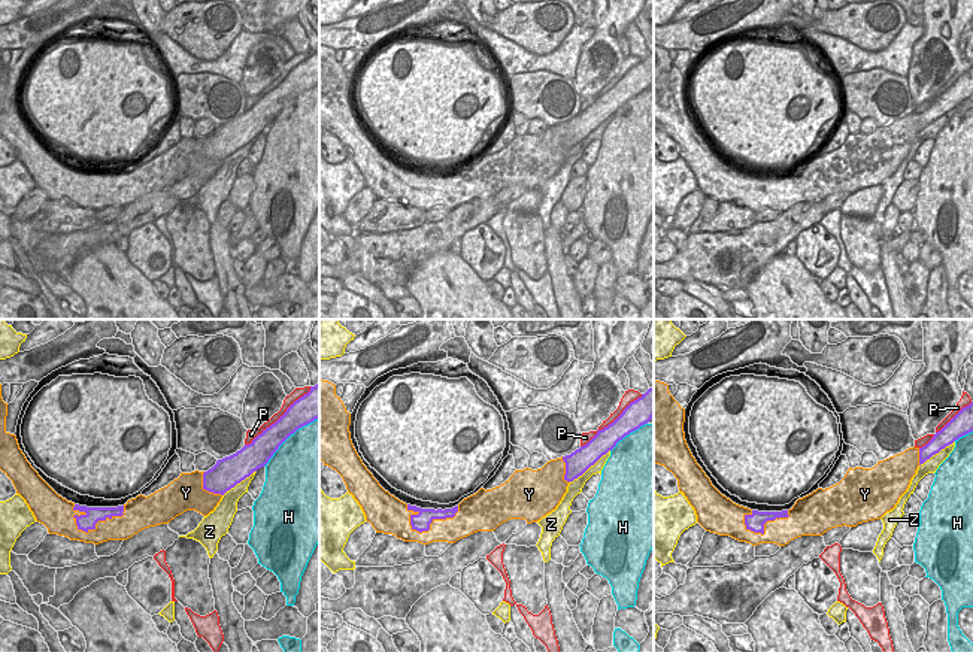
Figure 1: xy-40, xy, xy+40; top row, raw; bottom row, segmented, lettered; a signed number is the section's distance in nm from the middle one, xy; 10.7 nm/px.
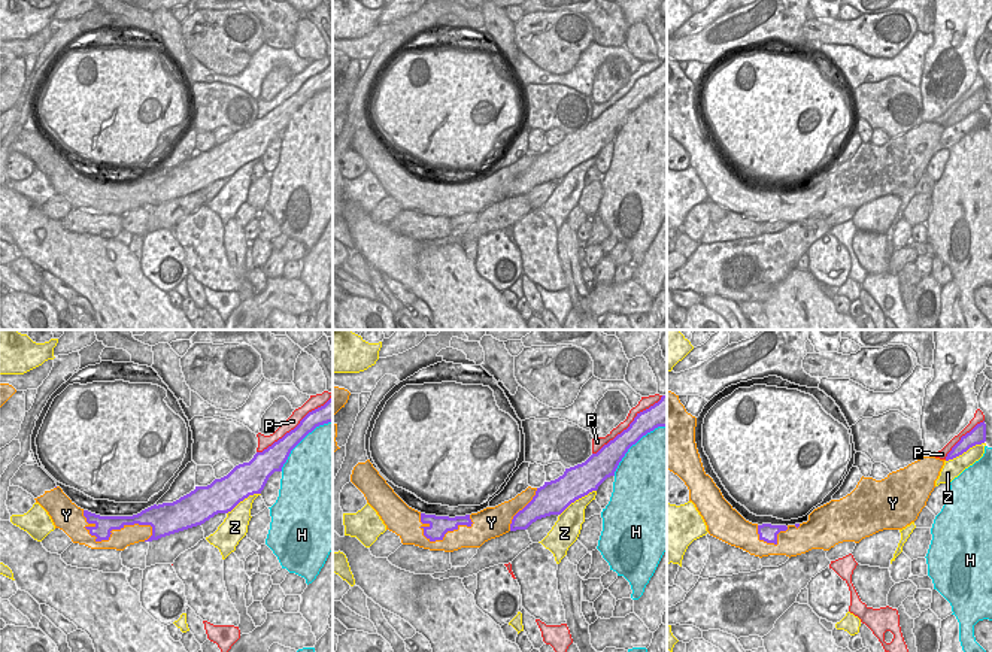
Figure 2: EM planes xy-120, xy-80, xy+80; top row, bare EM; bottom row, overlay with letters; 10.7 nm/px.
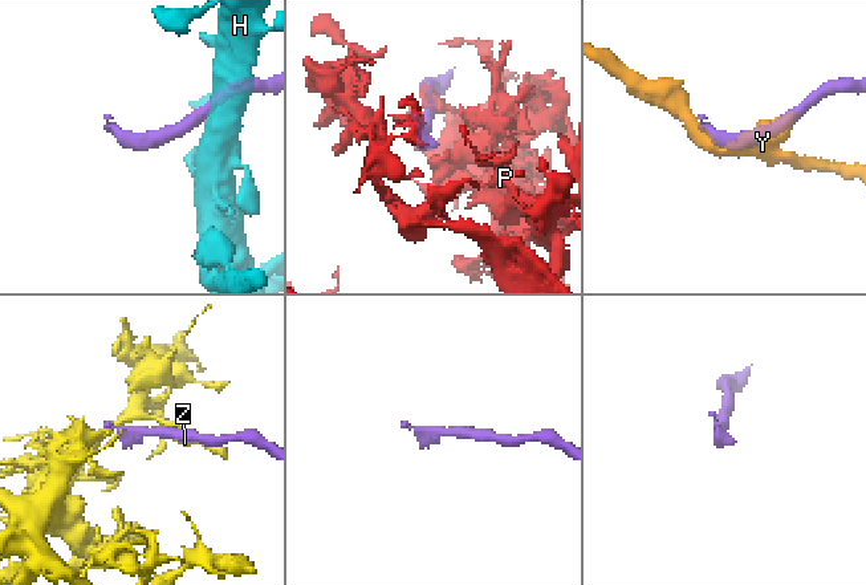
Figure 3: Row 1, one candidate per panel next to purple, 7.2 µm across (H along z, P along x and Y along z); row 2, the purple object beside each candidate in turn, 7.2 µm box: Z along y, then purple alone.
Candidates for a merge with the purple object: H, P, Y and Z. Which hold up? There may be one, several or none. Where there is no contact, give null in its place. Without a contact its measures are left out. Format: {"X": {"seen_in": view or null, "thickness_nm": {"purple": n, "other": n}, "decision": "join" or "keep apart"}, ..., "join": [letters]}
{"H": {"seen_in": "xy-40", "thickness_nm": {"purple": 280, "other": 500}, "decision": "keep apart"}, "P": {"seen_in": "xy-40", "thickness_nm": {"purple": 280, "other": 100}, "decision": "keep apart"}, "Y": {"seen_in": "xy-40", "thickness_nm": {"purple": 170, "other": 260}, "decision": "keep apart"}, "Z": {"seen_in": "xy", "thickness_nm": {"purple": 240, "other": 130}, "decision": "keep apart"}, "join": []}

